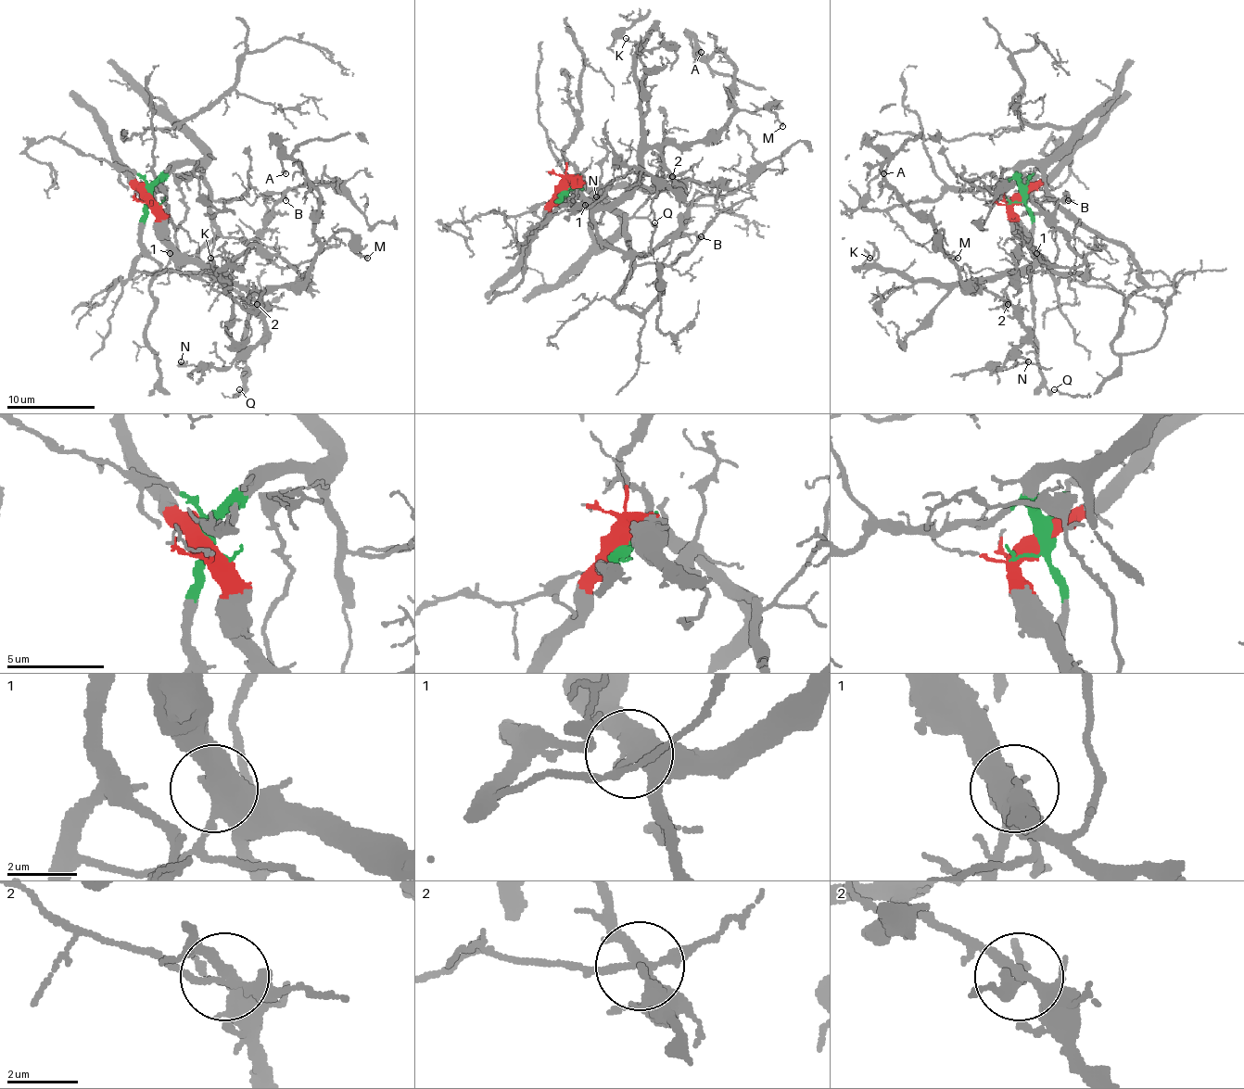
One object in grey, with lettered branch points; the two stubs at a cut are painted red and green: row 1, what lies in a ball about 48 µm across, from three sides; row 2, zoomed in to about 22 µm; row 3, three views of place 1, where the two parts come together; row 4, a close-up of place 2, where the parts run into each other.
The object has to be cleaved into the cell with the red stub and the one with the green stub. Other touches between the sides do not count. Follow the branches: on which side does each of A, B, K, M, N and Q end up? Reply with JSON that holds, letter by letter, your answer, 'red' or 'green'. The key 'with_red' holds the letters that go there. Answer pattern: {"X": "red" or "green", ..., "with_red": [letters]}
{"A": "red", "B": "red", "K": "red", "M": "red", "N": "red", "Q": "green", "with_red": ["A", "B", "K", "M", "N"]}

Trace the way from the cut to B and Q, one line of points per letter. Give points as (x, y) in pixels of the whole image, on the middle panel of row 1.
B: (564, 188), (573, 182), (597, 235), (626, 253), (648, 255), (681, 224), (681, 231), (702, 237)
Q: (564, 191), (597, 193), (624, 217), (628, 279), (615, 301), (640, 312), (662, 290), (651, 237), (655, 221)

